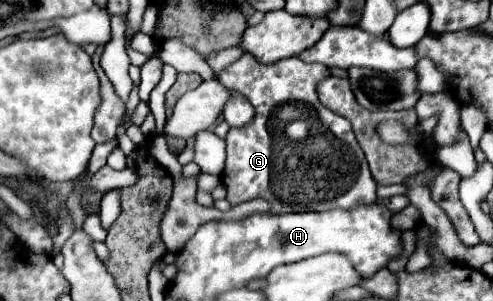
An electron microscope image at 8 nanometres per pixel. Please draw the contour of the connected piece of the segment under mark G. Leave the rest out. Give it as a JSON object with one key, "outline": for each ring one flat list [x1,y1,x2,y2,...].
{"outline":[[248,53,216,75,224,87,246,95,256,111,252,123,244,127,232,127,224,139,228,157,220,179,228,191,226,199,232,205,262,197,272,205,272,213,296,213,352,209,356,205,372,205,376,201,376,181,370,175,366,157,354,137,352,125,348,119,328,111,318,101,316,83,328,75,328,69,320,63,304,63,298,57,288,57,272,65,264,65]]}

